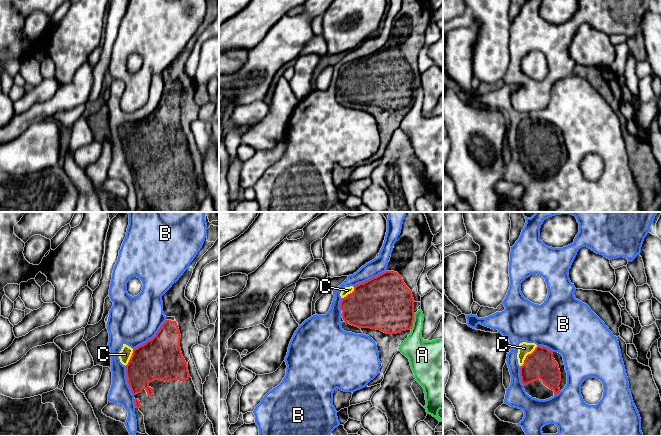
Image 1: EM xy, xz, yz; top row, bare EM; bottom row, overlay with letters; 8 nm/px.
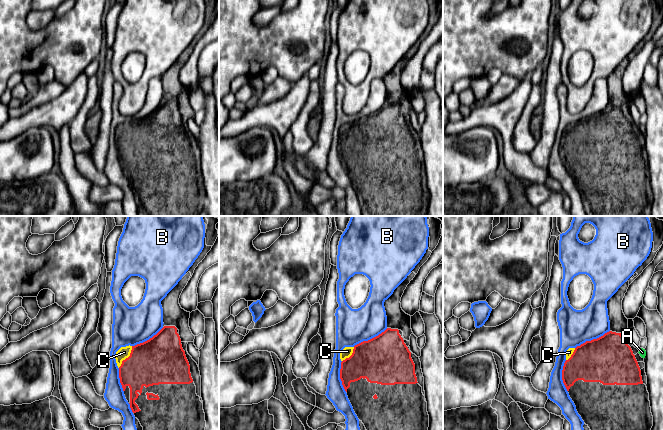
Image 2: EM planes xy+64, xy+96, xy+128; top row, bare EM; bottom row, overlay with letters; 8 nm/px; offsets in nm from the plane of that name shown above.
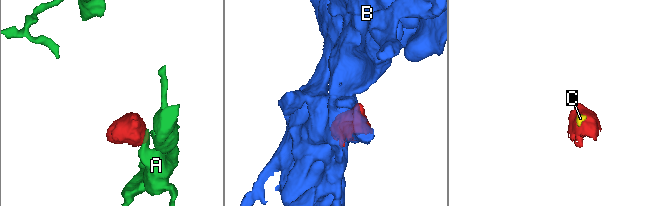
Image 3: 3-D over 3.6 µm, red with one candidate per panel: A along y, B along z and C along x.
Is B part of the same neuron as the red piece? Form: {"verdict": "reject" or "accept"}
{"verdict": "reject"}

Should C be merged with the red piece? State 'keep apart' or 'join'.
join

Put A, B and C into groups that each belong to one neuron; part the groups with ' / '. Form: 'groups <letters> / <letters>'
groups A / B / C

